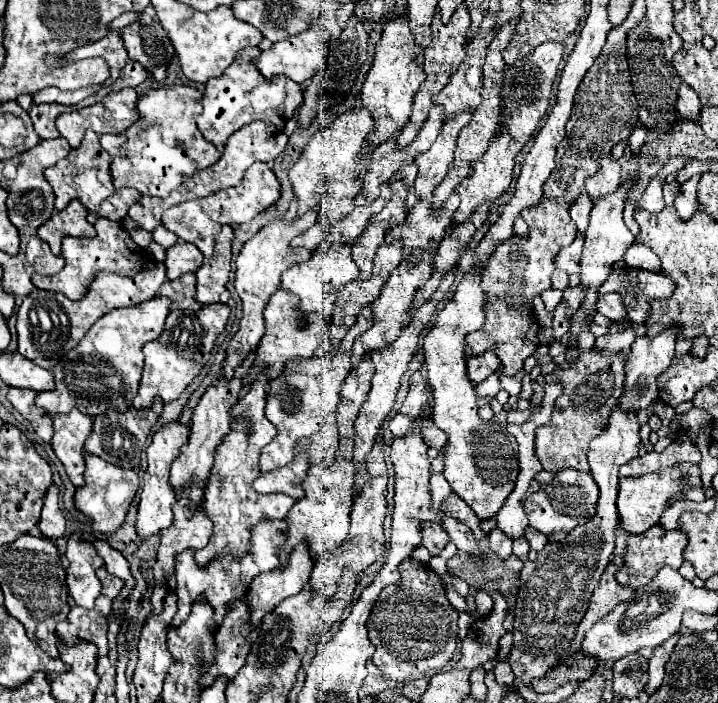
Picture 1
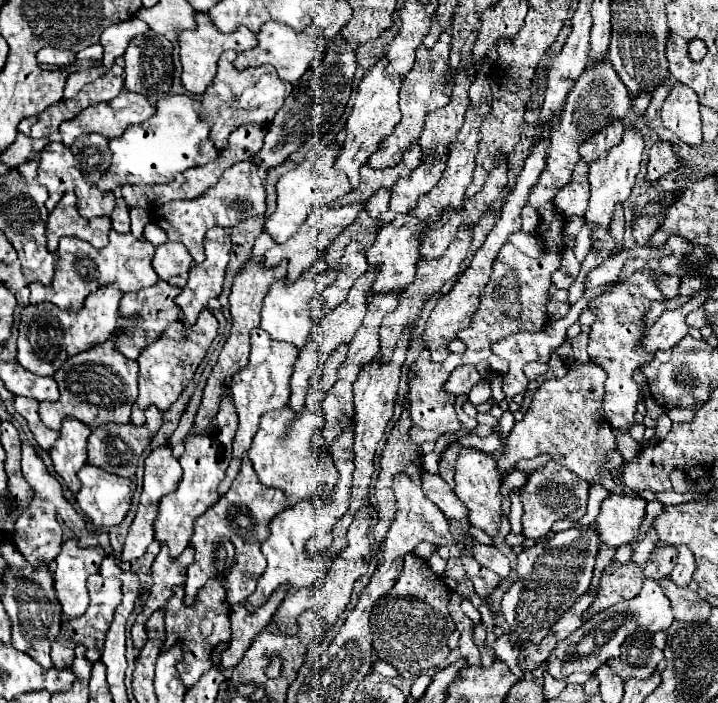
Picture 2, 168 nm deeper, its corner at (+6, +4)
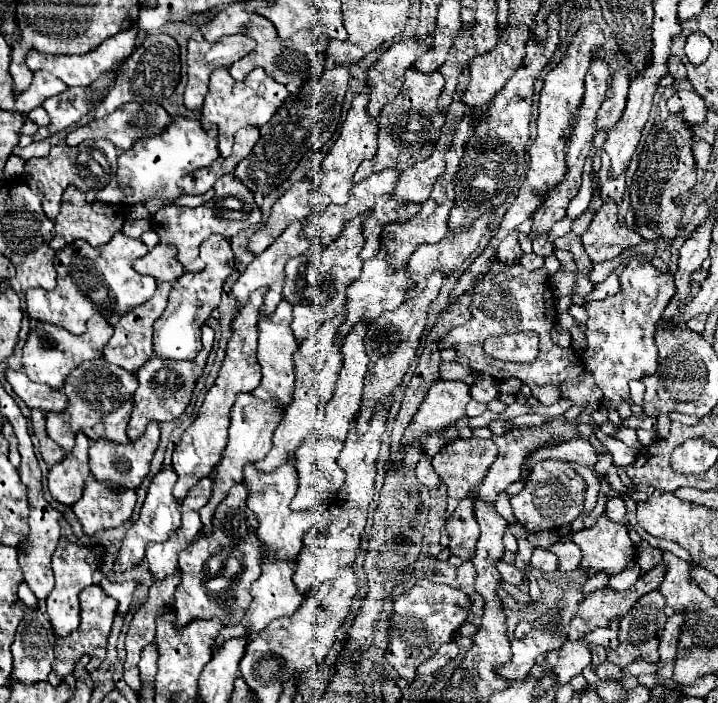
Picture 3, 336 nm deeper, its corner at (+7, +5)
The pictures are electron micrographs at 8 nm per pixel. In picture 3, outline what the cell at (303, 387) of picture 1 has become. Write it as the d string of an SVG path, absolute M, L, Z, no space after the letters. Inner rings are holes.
M287 462L285 466L279 466L277 470L269 472L269 474L261 474L257 472L257 468L253 464L249 464L245 468L245 484L247 484L247 490L249 490L249 498L247 498L247 508L253 510L253 514L257 516L259 520L259 528L257 528L257 538L259 542L263 544L263 550L261 550L261 558L263 560L295 560L297 554L301 552L301 542L303 542L303 536L305 536L305 530L311 528L311 524L315 526L315 518L313 522L307 520L301 520L303 516L295 514L289 510L289 504L297 492L297 470L293 466L293 462Z

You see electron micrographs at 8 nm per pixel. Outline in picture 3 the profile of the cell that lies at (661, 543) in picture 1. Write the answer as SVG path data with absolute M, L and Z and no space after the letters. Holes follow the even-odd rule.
M665 564L655 566L649 574L639 576L637 584L623 590L623 592L615 592L615 590L607 590L609 586L605 586L603 590L595 590L591 596L587 596L587 600L579 606L575 618L571 620L571 628L569 628L569 640L579 640L581 636L593 632L595 628L603 628L609 626L611 620L619 620L625 612L629 612L629 608L647 592L651 592L653 588L659 588L659 582L665 574Z

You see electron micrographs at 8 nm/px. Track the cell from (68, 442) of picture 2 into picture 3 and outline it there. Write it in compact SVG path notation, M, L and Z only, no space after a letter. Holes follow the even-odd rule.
M77 434L73 454L65 456L63 462L49 470L49 492L59 504L73 506L81 498L83 488L91 476L87 458L89 444L91 442L89 438L85 438L85 434Z

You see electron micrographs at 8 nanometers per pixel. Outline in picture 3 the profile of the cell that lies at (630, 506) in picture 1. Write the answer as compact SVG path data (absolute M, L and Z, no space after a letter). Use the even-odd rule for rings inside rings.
M599 516L593 528L575 532L571 540L581 548L581 568L587 574L619 574L633 560L633 542L623 524Z

